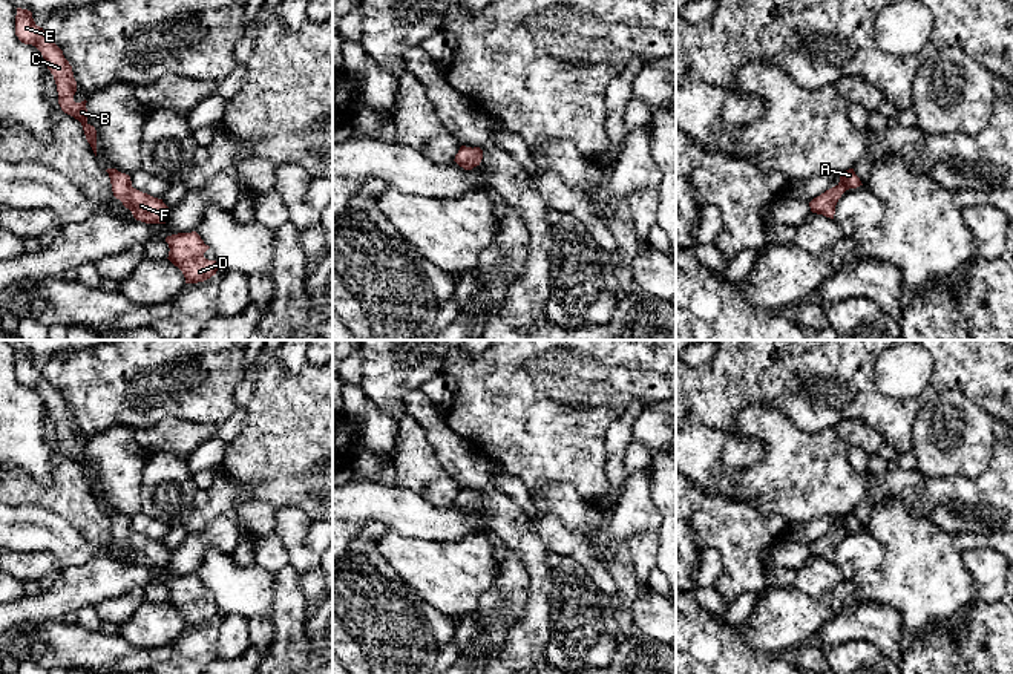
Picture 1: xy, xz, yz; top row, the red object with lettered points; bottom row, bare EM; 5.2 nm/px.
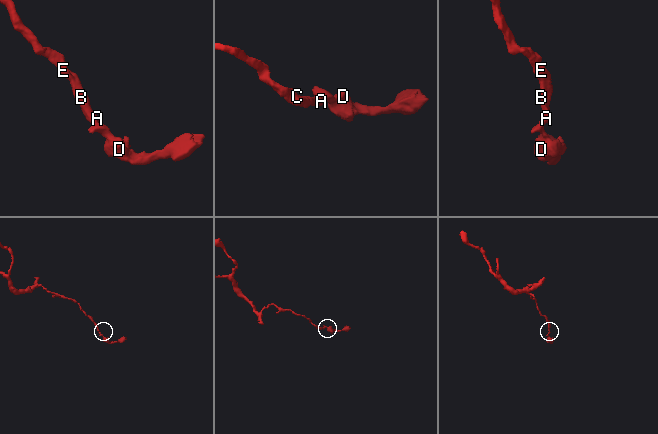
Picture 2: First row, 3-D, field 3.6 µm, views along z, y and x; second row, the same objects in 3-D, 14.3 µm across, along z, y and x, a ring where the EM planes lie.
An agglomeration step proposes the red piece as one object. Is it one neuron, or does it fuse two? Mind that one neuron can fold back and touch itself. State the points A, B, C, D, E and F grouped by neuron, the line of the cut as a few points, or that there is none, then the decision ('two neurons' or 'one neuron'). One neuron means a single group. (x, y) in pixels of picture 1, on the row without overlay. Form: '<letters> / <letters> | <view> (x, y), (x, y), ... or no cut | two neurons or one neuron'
A B C D E F | no cut | one neuron

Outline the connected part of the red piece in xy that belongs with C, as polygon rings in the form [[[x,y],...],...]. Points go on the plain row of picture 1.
[[[17,351],[15,378],[21,386],[32,388],[41,395],[48,412],[54,418],[61,453],[81,466],[86,483],[97,499],[97,473],[87,466],[87,444],[74,444],[77,424],[63,394],[46,380],[43,371],[35,368],[32,355],[28,352]]]

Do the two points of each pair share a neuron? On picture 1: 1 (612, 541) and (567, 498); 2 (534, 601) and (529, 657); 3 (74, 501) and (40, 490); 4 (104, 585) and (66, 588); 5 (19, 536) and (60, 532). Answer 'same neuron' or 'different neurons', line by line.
1: same neuron
2: same neuron
3: same neuron
4: same neuron
5: same neuron

